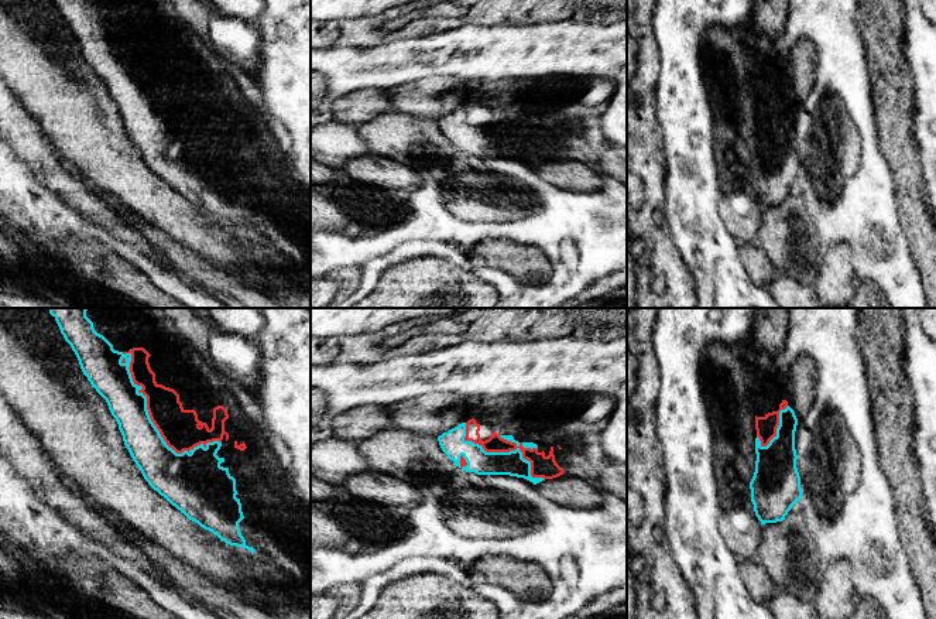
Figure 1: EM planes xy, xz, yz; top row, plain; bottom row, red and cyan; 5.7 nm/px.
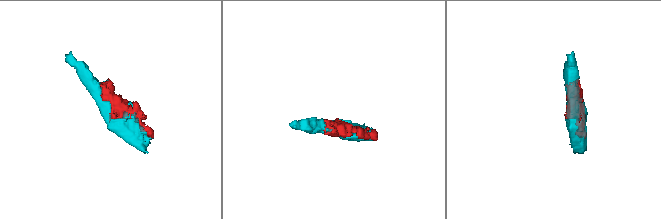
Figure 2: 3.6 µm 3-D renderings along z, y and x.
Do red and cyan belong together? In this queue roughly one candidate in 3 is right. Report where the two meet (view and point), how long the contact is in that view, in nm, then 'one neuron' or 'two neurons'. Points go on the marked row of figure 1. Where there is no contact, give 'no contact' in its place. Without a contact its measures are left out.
meets red in xy at (151, 420); contact 750 nm long; one neuron

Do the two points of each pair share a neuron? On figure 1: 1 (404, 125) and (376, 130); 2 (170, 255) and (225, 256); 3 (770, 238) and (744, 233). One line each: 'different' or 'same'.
1: same
2: different
3: different

